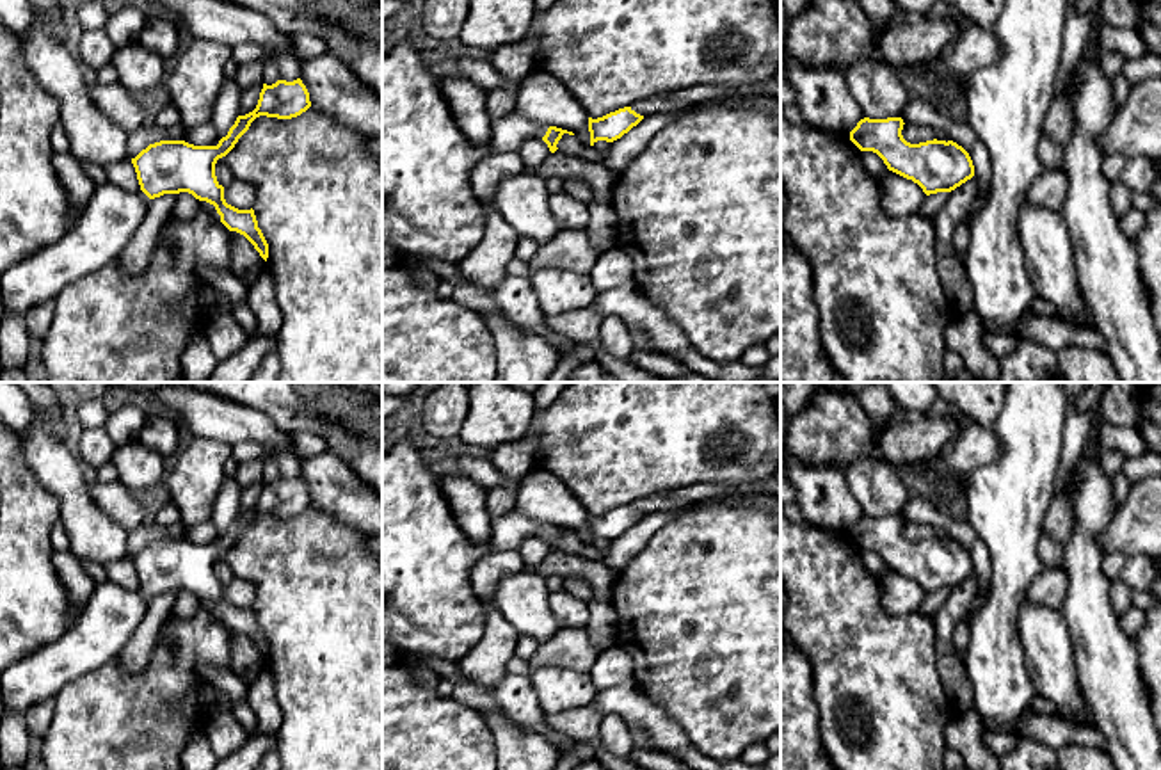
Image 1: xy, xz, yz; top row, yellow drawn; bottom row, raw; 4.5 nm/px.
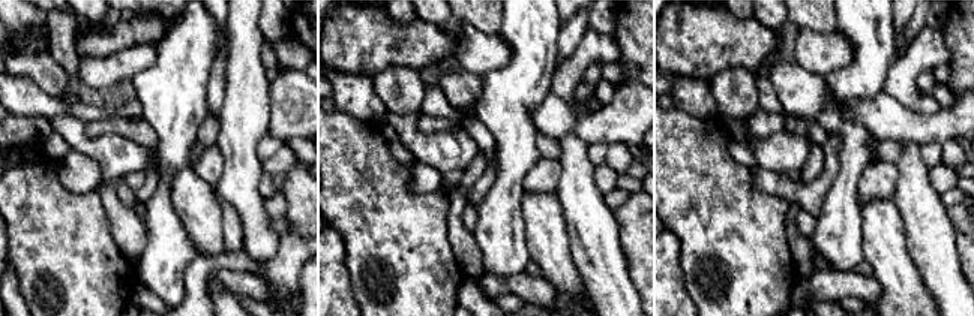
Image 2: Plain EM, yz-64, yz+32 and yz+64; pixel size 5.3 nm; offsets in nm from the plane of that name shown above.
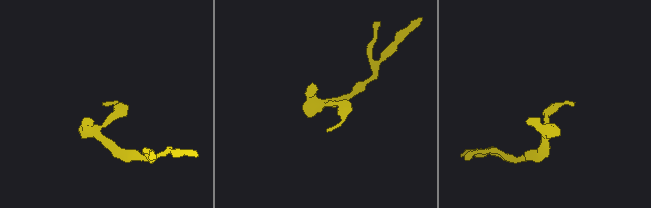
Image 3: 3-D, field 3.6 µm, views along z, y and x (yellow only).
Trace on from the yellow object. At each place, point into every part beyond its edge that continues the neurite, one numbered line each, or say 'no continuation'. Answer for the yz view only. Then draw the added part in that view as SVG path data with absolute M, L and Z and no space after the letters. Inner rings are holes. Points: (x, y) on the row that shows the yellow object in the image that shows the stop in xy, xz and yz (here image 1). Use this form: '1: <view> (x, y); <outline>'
no continuation

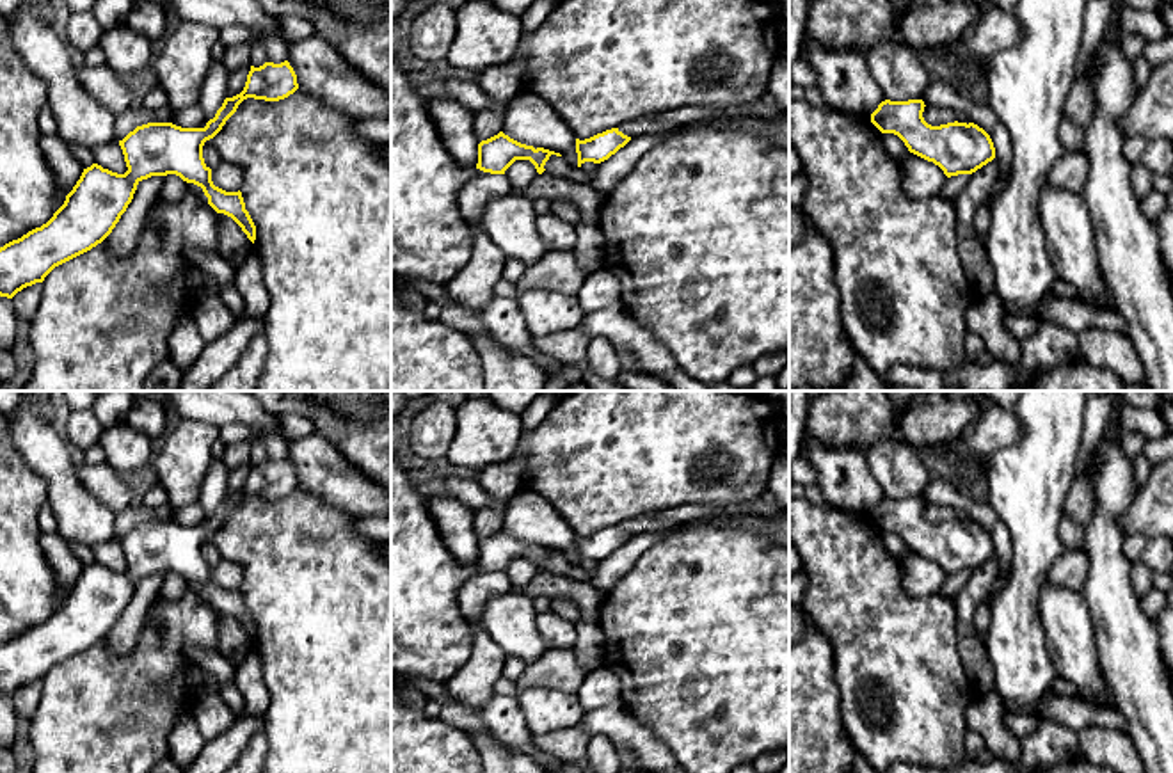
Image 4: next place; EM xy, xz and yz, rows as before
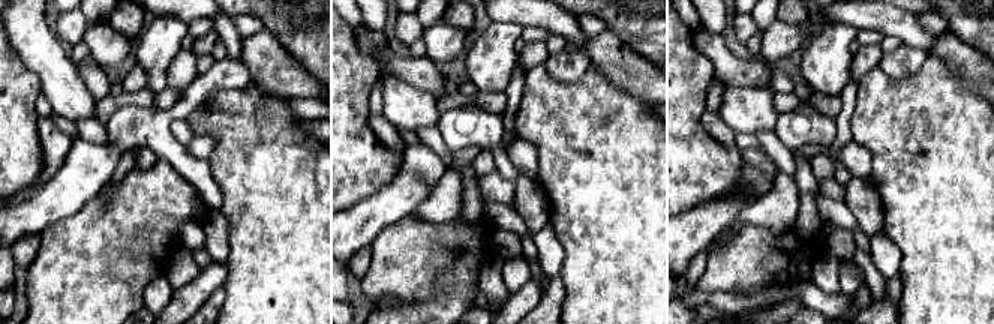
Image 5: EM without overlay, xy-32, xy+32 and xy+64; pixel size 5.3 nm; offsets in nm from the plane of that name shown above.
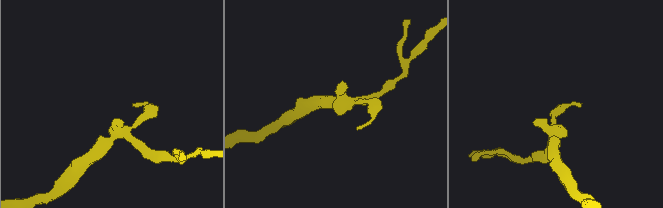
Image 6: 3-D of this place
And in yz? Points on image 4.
no continuation

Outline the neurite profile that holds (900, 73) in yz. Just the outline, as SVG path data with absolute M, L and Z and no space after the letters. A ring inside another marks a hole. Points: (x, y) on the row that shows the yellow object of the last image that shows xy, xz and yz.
M882 41L867 50L864 59L885 100L922 100L928 75L914 50L894 41Z

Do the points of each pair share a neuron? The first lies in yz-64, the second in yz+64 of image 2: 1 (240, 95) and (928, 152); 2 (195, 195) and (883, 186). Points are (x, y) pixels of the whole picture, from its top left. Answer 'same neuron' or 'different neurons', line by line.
1: different neurons
2: different neurons

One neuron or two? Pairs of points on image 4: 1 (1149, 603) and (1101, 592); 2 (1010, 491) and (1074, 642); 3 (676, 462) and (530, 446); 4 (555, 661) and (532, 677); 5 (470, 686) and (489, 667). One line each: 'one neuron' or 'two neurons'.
1: two neurons
2: two neurons
3: one neuron
4: one neuron
5: one neuron

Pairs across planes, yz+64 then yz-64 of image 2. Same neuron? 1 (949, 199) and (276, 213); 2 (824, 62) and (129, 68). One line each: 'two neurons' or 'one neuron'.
1: one neuron
2: one neuron

